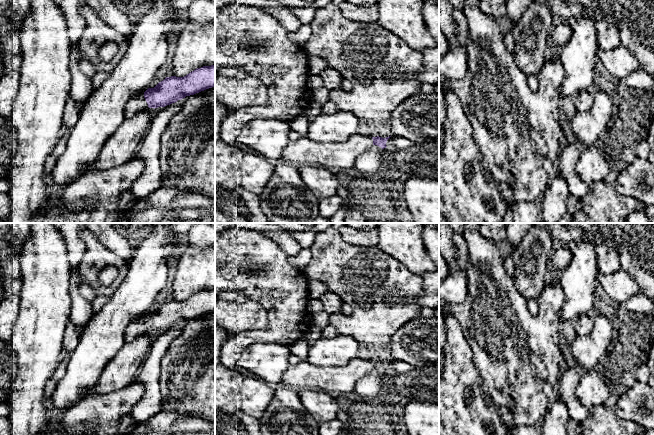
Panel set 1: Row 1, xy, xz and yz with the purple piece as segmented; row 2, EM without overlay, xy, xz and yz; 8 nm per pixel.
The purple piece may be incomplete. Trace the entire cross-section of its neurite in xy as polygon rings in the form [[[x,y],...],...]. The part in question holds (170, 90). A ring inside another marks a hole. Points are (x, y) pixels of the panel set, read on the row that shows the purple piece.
[[[215,65],[197,68],[184,77],[166,77],[154,88],[131,98],[124,114],[126,118],[133,117],[141,111],[165,107],[212,87],[215,87]]]

